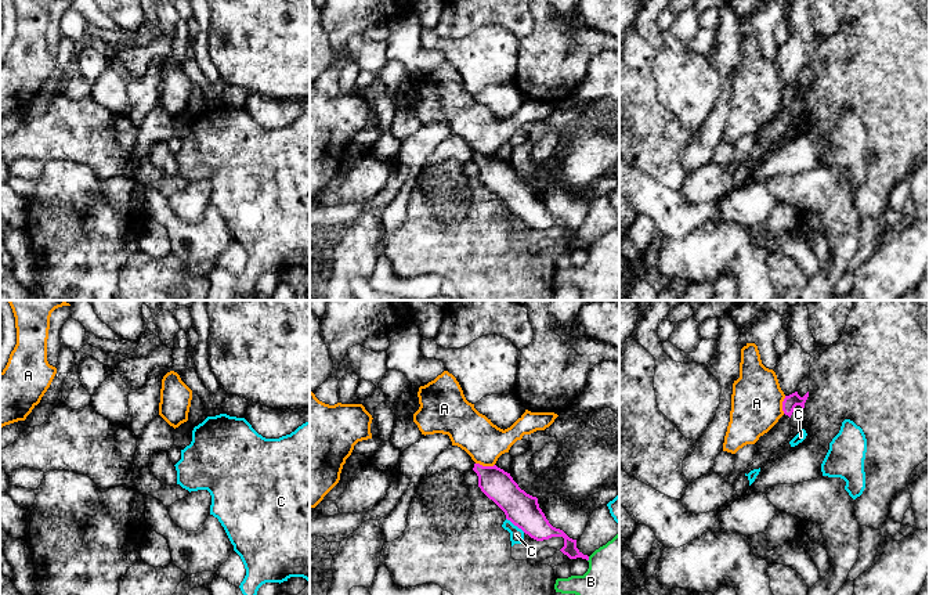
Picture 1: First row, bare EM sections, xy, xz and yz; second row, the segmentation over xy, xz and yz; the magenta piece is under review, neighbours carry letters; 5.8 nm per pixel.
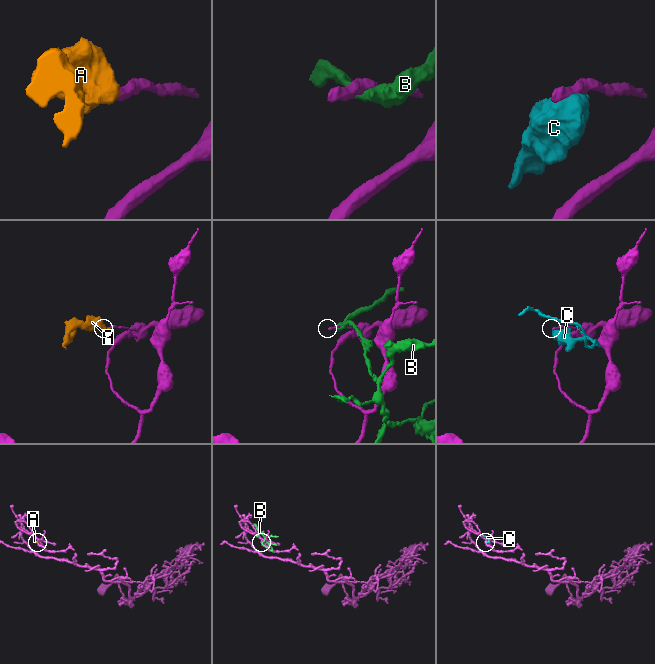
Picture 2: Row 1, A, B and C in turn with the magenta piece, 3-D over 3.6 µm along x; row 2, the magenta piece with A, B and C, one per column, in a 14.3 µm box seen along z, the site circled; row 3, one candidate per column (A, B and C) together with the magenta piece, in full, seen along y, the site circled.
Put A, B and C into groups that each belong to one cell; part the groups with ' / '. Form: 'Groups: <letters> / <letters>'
Groups: A / B / C

